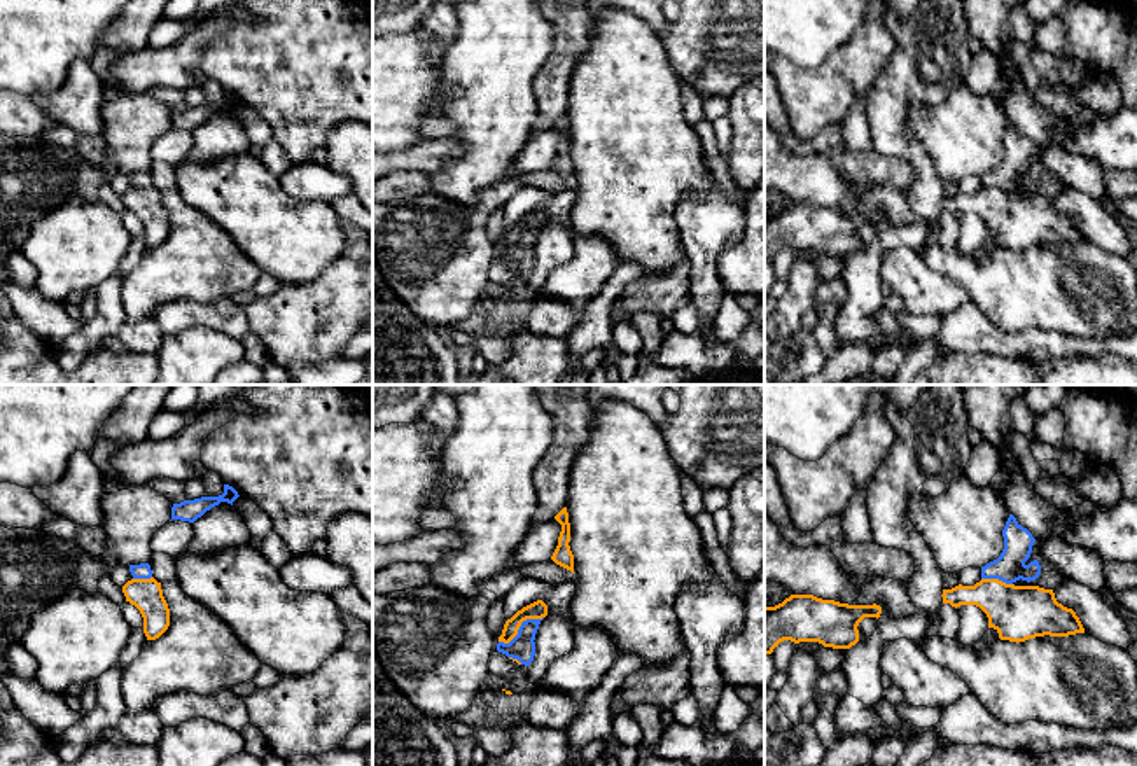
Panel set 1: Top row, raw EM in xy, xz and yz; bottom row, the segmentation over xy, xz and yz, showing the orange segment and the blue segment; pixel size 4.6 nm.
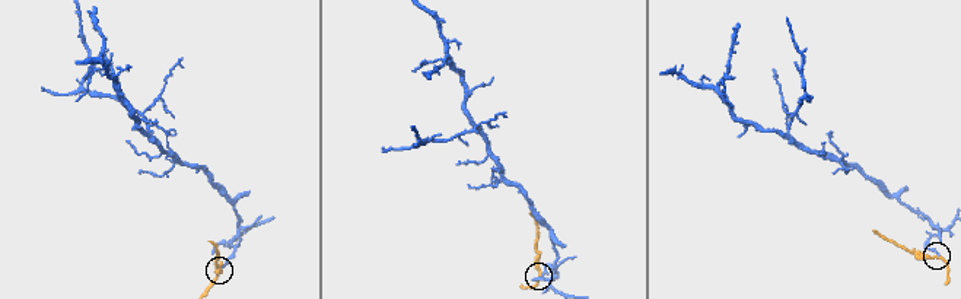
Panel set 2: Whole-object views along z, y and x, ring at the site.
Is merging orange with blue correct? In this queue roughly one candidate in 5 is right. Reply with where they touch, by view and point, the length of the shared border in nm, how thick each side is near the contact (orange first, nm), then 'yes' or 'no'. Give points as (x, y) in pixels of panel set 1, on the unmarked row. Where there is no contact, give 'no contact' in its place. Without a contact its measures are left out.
meets orange in xz at (520, 233); contact 240 nm long; 80 nm thick on the orange side, 120 nm on the other; no

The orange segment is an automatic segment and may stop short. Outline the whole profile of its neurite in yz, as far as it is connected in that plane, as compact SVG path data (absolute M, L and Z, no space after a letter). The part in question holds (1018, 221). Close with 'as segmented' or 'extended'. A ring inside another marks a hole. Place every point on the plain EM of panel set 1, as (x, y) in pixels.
M981 187L974 194L955 194L952 198L943 198L943 212L952 215L976 213L988 226L988 236L999 241L1001 248L1025 250L1036 245L1069 245L1076 241L1085 241L1085 236L1072 217L1064 215L1057 210L1053 198L1044 198L1039 194L1015 194L1006 192L999 187Z; as segmented

